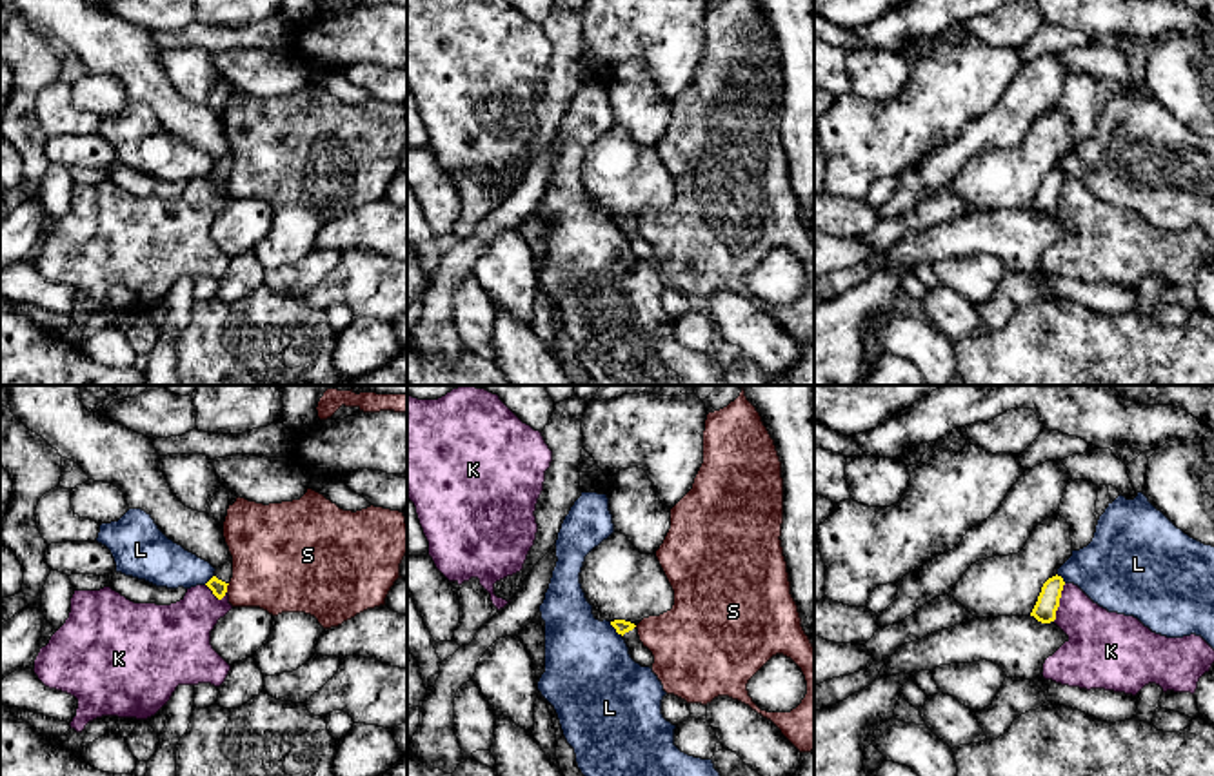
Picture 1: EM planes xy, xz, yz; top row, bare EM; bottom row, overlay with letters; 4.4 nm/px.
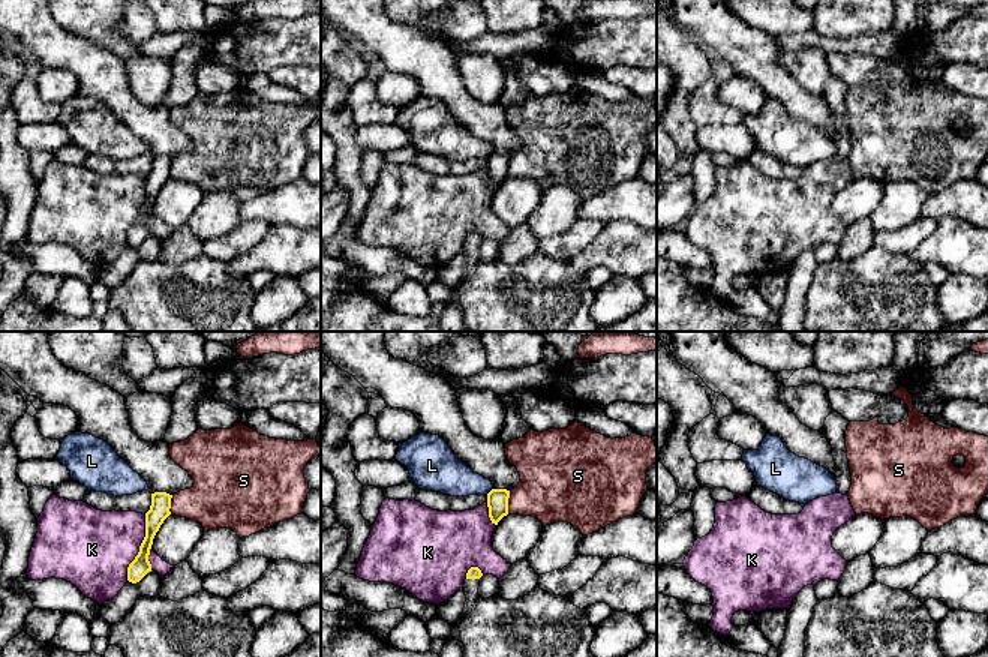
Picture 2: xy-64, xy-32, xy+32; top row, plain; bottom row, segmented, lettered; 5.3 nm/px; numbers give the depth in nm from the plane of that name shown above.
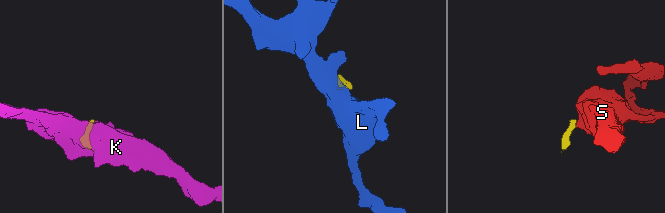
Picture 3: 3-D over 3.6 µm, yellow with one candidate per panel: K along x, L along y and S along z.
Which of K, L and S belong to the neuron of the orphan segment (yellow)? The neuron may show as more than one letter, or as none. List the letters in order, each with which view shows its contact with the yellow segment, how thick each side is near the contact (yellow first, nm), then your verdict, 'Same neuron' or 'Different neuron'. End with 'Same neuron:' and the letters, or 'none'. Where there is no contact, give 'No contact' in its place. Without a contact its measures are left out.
K: Touches yellow in yz. Thickness 100 nm (yellow) against 280 nm. Different neuron
L: Touches yellow in xz. Thickness 60 nm (yellow) against 400 nm. Different neuron
S: Touches yellow in xy. Thickness 70 nm (yellow) against 400 nm. Different neuron
Same neuron: none

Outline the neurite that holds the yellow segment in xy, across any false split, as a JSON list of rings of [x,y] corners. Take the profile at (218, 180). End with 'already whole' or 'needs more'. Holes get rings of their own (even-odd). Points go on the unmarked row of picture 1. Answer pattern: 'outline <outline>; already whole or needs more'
outline [[[227,154],[214,164],[214,169],[205,178],[213,184],[213,187],[218,193],[222,193],[227,185],[231,171],[233,171],[233,154]]]; needs more

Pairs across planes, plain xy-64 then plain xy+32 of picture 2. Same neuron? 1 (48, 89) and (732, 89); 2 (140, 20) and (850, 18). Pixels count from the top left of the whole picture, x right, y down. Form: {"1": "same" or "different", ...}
{"1": "same", "2": "different"}

